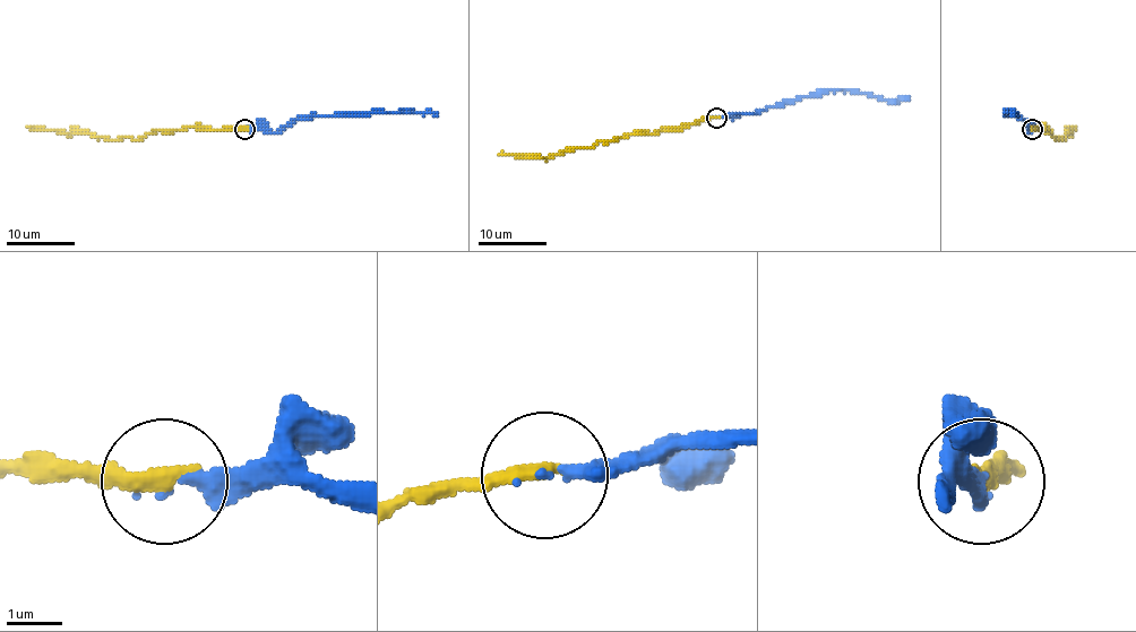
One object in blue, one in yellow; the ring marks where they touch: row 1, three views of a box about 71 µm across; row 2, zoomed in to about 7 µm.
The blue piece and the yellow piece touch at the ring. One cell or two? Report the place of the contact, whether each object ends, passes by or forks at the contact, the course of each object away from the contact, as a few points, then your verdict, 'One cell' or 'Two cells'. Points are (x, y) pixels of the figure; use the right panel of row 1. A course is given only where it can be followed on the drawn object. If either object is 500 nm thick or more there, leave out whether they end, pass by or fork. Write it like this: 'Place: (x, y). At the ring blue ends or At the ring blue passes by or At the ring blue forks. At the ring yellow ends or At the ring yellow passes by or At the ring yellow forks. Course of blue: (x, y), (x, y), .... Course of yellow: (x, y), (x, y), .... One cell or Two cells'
Place: (1032, 129). At the ring blue ends. At the ring yellow ends. Course of blue: (1032, 130), (1027, 132), (1021, 119), (1005, 112), (1015, 112), (1010, 113). Course of yellow: (1032, 129), (1046, 127), (1055, 139), (1061, 139), (1068, 132), (1072, 133), (1068, 126). One cell

